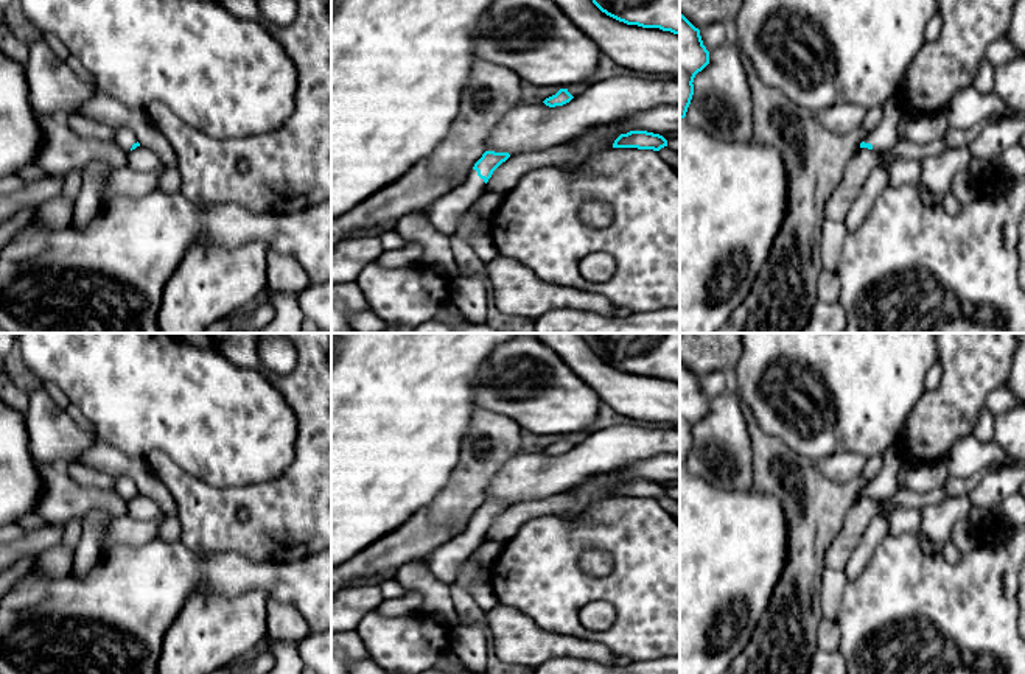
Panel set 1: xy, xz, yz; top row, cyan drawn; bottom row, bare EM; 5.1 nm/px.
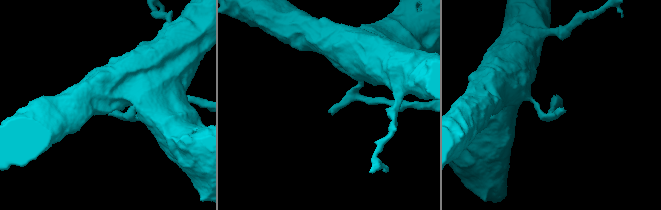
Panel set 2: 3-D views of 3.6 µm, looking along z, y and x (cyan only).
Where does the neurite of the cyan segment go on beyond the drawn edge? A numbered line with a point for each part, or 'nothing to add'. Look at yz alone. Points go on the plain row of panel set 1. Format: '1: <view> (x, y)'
1: yz (885, 486)

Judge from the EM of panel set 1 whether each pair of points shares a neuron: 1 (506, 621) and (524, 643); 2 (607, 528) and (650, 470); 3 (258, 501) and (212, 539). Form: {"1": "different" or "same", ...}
{"1": "same", "2": "different", "3": "same"}

